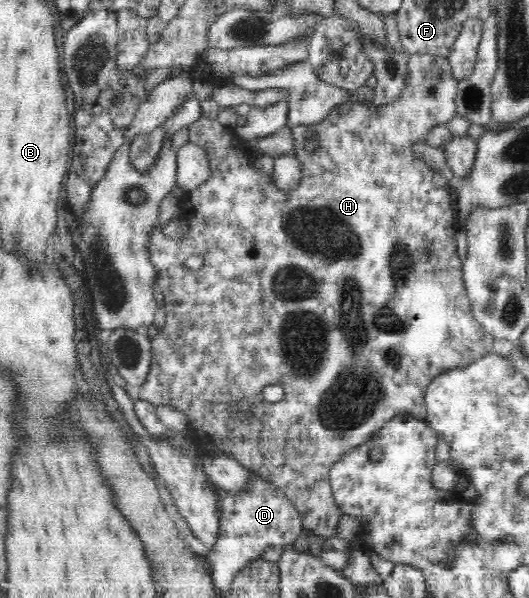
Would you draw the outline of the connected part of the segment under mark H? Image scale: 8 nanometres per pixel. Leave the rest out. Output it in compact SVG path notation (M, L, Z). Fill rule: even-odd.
M416 54L410 55L409 77L405 80L407 80L407 85L405 85L405 89L403 89L401 97L399 97L395 103L374 106L373 104L363 105L361 103L353 103L349 101L336 105L327 114L327 117L319 123L289 126L292 131L292 135L303 135L303 155L305 155L305 159L313 159L313 161L305 161L305 170L303 173L301 172L301 164L299 164L297 156L295 156L295 151L289 151L274 158L274 170L271 176L261 174L255 166L253 167L253 165L249 163L249 159L247 158L245 151L246 145L239 142L239 139L234 134L232 127L225 126L217 120L211 120L201 116L199 120L189 126L188 141L194 143L195 145L201 146L207 152L212 169L212 177L208 181L205 181L205 183L201 183L199 187L189 190L180 202L182 208L181 218L185 219L185 222L189 227L189 234L186 237L175 240L167 237L162 232L160 227L150 231L150 241L148 243L148 248L150 249L150 262L154 264L157 270L156 284L159 285L164 295L166 319L165 323L163 323L162 332L155 335L152 339L153 357L151 367L145 381L134 391L135 399L146 400L156 406L168 406L169 408L183 413L183 415L190 419L190 433L193 436L193 442L200 449L203 449L206 453L210 453L210 455L223 454L235 458L240 465L243 465L243 467L249 469L252 473L255 473L255 475L266 479L277 489L283 491L285 497L287 497L287 499L297 508L303 527L307 530L313 531L315 536L319 536L323 539L333 538L338 535L337 525L339 525L339 519L341 519L341 516L343 515L341 508L339 508L339 505L337 505L337 502L335 502L335 498L332 495L330 472L333 465L338 463L340 459L343 459L343 456L347 455L347 453L355 447L362 445L363 442L374 439L386 423L391 422L391 419L394 419L397 415L409 414L421 422L426 421L428 417L428 410L424 398L427 388L429 387L429 383L431 383L437 375L447 372L447 369L453 369L453 367L467 367L467 365L471 365L475 359L481 359L483 355L489 355L489 353L493 352L492 345L493 341L495 341L495 338L492 335L489 335L481 327L481 324L478 321L475 321L475 318L473 317L473 310L471 309L469 298L467 297L462 276L462 263L459 261L458 255L456 254L456 235L459 232L459 229L458 222L455 219L455 210L453 208L451 196L449 196L448 181L443 177L443 174L440 171L433 171L422 159L419 159L418 155L415 155L413 150L414 143L426 141L426 133L432 127L446 125L452 118L457 116L455 97L457 95L458 79L455 79L455 76L453 76L450 64L446 58L429 54ZM309 139L314 139L314 143L316 143L316 148L311 151L305 148L305 143L307 143ZM189 257L201 257L201 259L203 259L203 264L199 267L199 269L190 270L189 267L185 265ZM267 385L281 385L284 389L283 400L278 403L268 403L265 401L263 397L263 389L265 389ZM242 400L247 400L249 404L253 405L253 411L251 411L251 415L249 415L245 421L237 423L233 420L232 413L228 411L228 405L230 405L230 402L233 402L233 404L239 404Z

